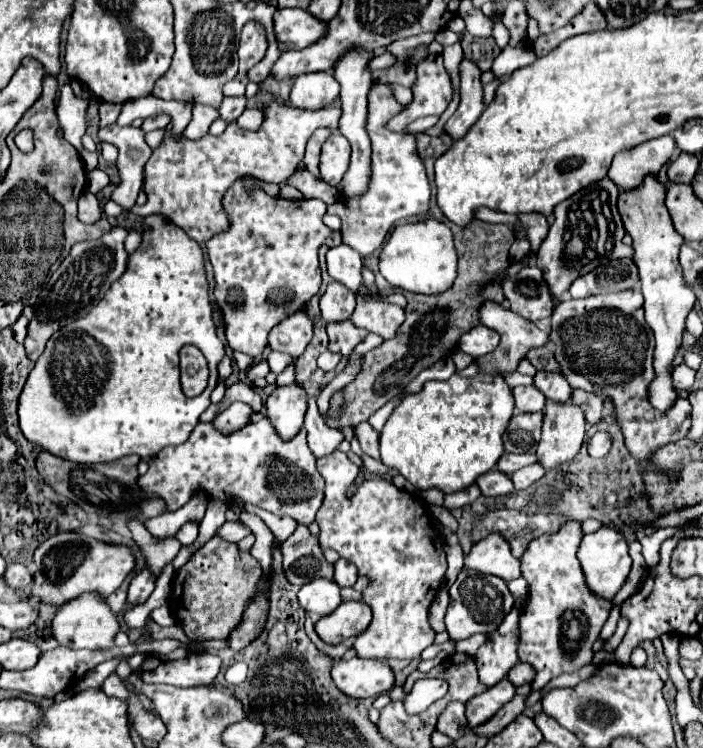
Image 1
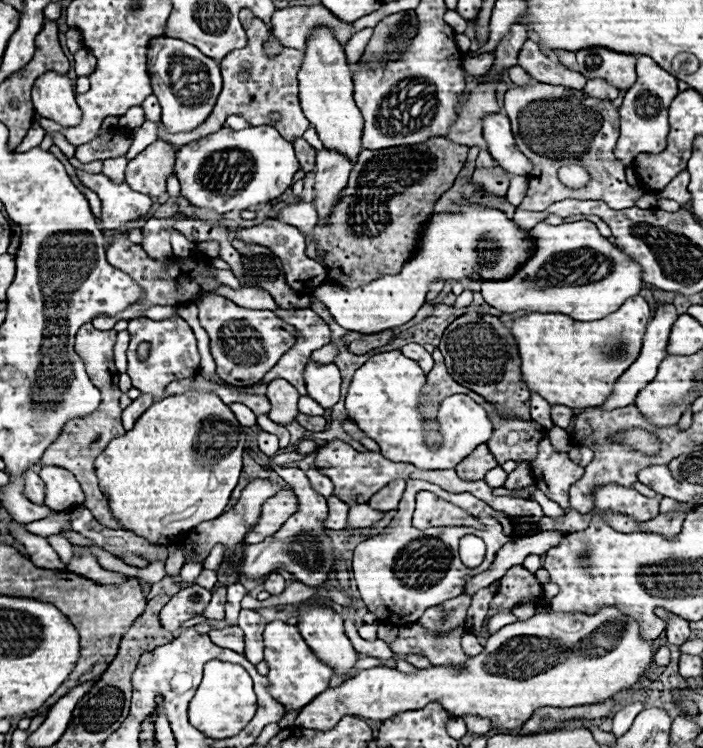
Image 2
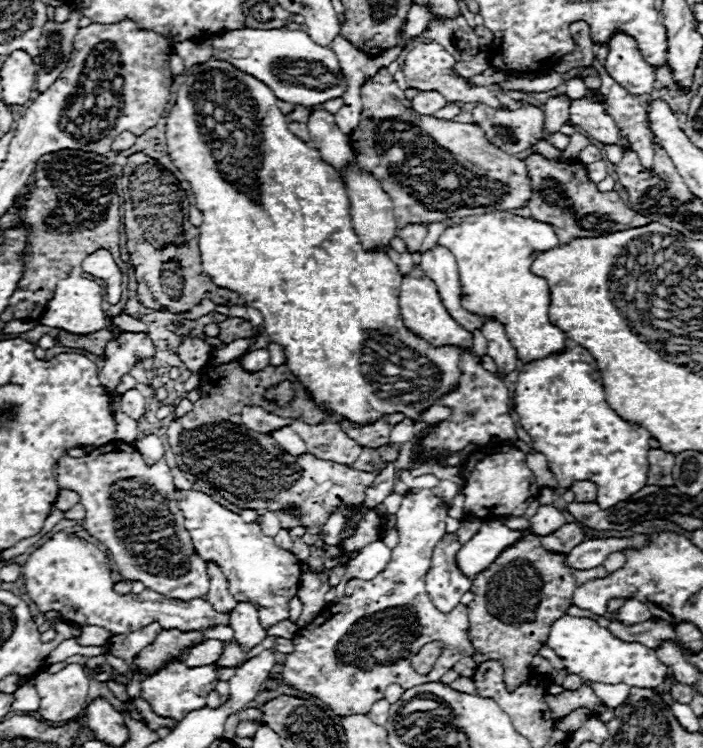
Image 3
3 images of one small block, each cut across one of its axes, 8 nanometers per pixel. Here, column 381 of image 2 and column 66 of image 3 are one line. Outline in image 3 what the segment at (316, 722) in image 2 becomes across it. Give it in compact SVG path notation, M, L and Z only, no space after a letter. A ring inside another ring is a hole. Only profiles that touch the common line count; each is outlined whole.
M70 664L56 674L40 672L36 676L36 690L44 720L62 722L78 716L84 710L90 678L80 664Z

